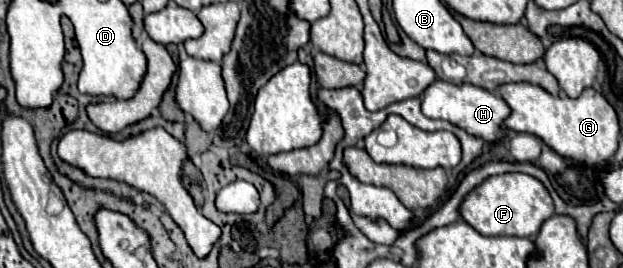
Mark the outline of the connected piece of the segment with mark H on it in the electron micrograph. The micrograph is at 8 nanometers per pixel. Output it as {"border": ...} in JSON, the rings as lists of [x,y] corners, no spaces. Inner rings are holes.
{"border":[[[436,80],[424,94],[422,94],[422,112],[428,118],[440,118],[448,120],[450,124],[466,130],[470,136],[476,136],[484,140],[486,144],[500,144],[506,138],[504,132],[504,120],[510,116],[508,104],[498,98],[496,94],[472,86],[472,84],[450,84],[444,80]]]}

